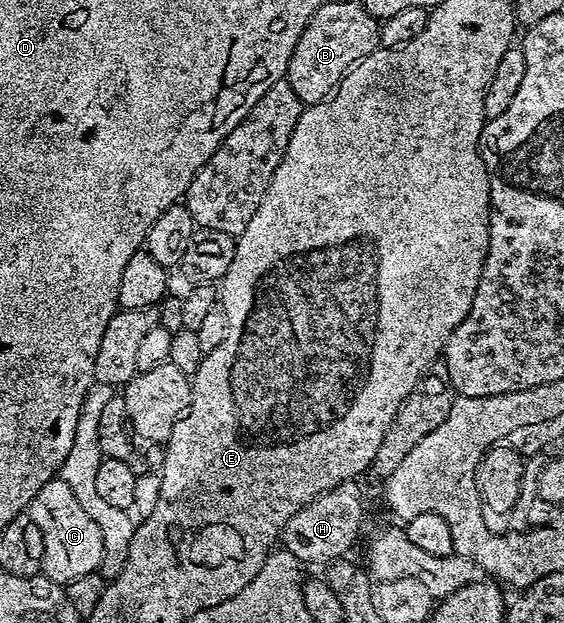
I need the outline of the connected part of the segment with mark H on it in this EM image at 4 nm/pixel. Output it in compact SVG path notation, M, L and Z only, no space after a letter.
M347 480L303 504L298 514L286 522L282 533L283 551L294 554L304 566L324 566L331 560L347 557L364 524L364 500L360 497L358 485L356 480Z

